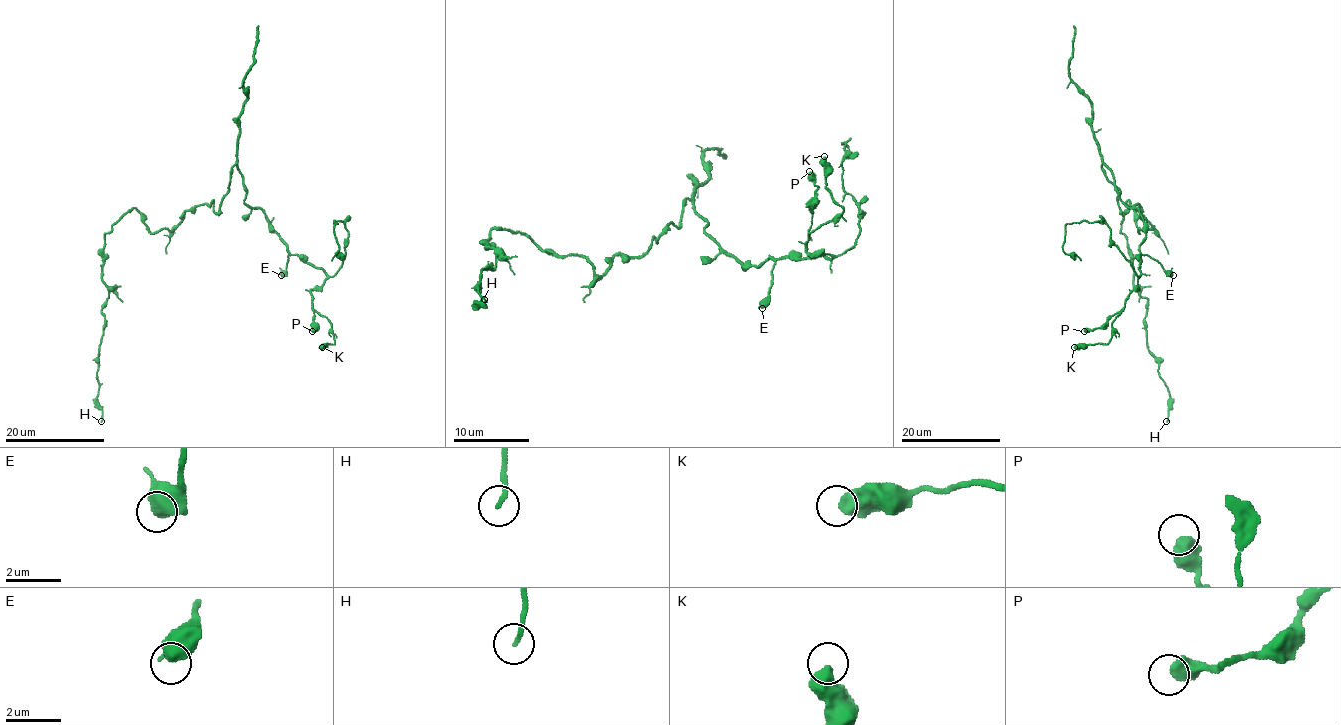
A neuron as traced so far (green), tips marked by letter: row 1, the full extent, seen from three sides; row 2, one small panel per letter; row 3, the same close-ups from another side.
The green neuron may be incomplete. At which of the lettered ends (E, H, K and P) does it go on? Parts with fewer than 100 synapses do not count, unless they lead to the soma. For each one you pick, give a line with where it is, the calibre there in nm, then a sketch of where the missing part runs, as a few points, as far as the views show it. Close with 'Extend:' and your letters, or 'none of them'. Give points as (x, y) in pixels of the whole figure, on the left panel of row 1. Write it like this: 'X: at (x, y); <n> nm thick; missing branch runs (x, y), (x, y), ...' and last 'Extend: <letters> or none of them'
Extend: none of them

